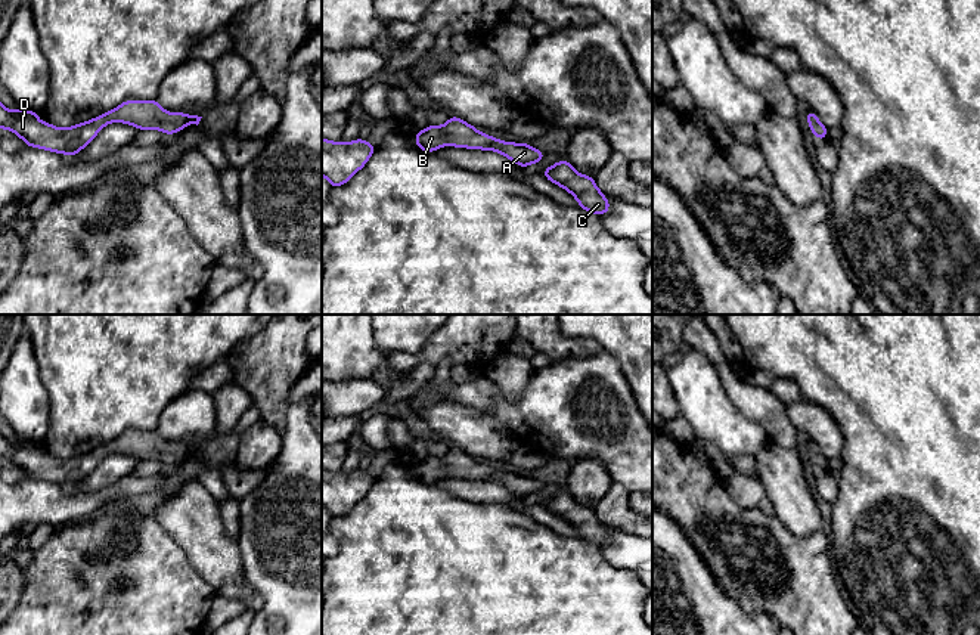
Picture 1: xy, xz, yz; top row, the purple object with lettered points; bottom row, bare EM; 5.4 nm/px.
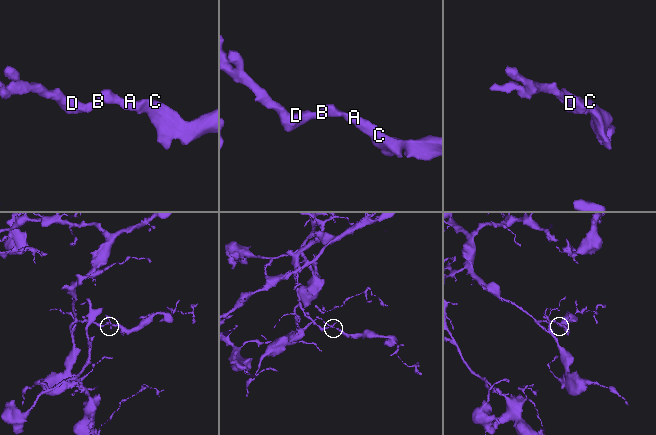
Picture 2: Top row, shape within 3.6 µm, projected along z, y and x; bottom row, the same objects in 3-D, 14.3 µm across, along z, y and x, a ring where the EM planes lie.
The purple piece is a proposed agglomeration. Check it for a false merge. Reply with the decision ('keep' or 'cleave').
keep

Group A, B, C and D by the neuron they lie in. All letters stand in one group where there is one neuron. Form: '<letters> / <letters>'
A B C D

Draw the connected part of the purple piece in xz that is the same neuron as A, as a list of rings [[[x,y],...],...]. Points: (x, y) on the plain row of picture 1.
[[[450,446],[444,456],[428,456],[416,464],[415,474],[424,483],[434,483],[440,477],[496,481],[522,499],[540,493],[546,486],[528,474],[502,473],[480,464],[474,456],[455,446]]]

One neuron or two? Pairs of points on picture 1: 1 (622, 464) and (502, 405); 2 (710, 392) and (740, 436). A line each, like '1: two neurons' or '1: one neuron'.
1: one neuron
2: one neuron

